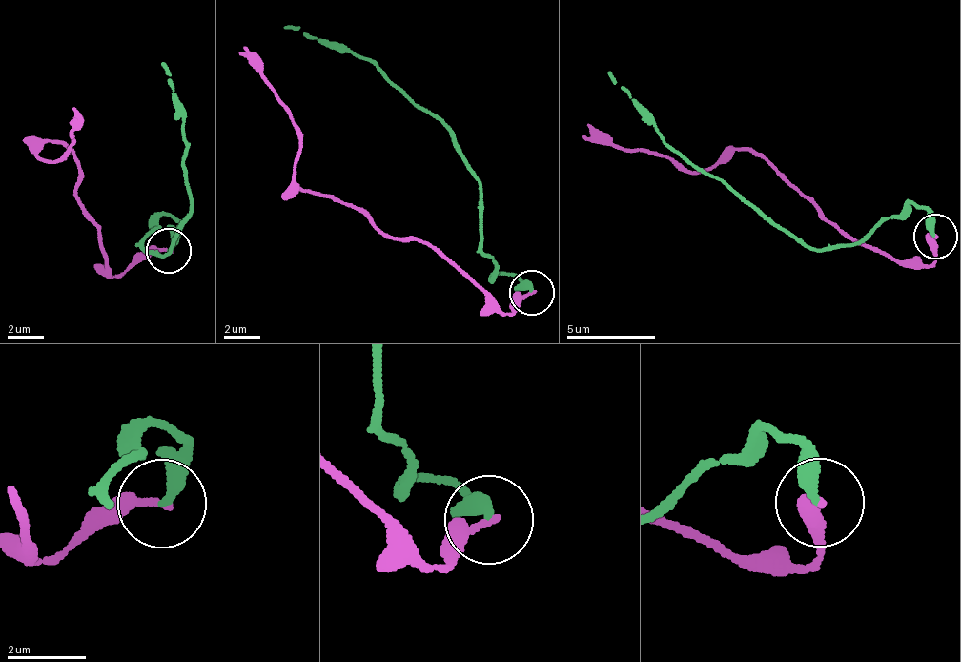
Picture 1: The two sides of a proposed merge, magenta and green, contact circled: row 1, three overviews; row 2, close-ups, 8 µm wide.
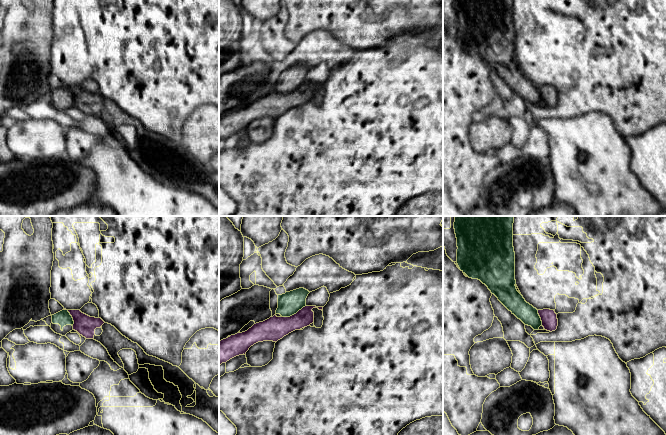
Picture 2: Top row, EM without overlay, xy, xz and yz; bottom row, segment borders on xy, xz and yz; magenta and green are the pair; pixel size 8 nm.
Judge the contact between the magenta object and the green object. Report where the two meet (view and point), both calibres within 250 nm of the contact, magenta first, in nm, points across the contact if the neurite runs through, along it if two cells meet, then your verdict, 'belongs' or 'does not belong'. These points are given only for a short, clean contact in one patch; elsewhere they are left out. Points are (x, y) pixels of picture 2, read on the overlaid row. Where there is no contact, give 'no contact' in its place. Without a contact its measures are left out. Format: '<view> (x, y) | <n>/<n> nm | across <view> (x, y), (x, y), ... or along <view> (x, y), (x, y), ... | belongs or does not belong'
xz (294, 314) | 190/180 nm | along xz (305, 305), (295, 313), (282, 317) | does not belong

